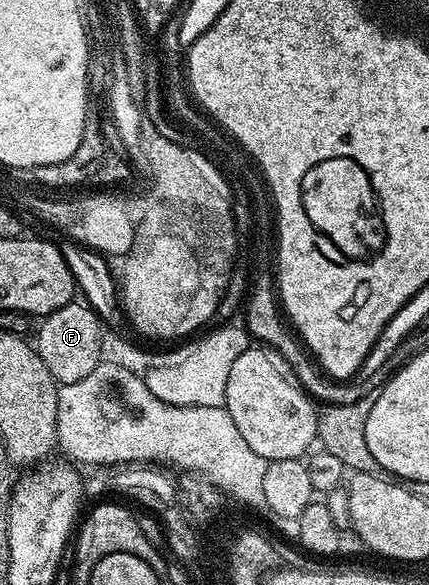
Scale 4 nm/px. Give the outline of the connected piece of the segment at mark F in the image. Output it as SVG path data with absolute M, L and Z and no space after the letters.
M69 303L58 311L47 314L36 333L35 352L40 354L42 363L50 371L50 375L60 385L78 383L78 379L86 379L102 364L100 348L105 330L99 315L87 303Z

